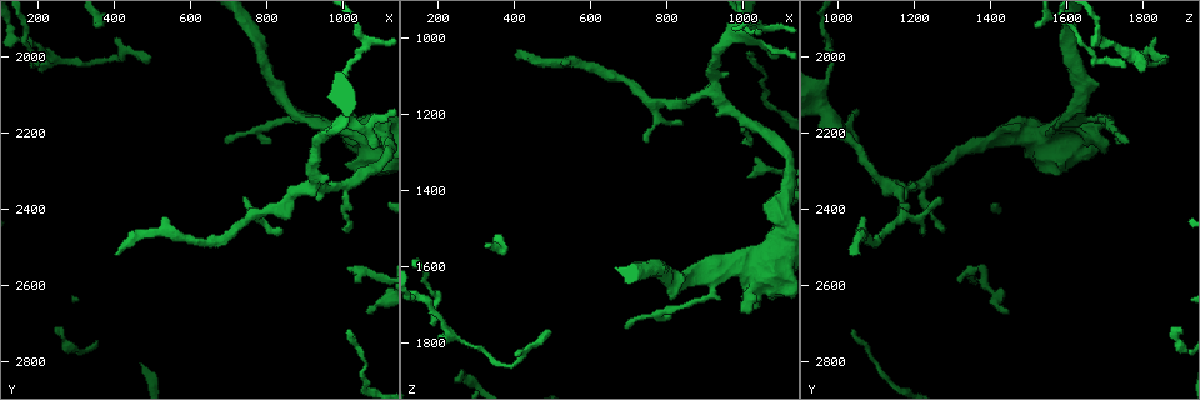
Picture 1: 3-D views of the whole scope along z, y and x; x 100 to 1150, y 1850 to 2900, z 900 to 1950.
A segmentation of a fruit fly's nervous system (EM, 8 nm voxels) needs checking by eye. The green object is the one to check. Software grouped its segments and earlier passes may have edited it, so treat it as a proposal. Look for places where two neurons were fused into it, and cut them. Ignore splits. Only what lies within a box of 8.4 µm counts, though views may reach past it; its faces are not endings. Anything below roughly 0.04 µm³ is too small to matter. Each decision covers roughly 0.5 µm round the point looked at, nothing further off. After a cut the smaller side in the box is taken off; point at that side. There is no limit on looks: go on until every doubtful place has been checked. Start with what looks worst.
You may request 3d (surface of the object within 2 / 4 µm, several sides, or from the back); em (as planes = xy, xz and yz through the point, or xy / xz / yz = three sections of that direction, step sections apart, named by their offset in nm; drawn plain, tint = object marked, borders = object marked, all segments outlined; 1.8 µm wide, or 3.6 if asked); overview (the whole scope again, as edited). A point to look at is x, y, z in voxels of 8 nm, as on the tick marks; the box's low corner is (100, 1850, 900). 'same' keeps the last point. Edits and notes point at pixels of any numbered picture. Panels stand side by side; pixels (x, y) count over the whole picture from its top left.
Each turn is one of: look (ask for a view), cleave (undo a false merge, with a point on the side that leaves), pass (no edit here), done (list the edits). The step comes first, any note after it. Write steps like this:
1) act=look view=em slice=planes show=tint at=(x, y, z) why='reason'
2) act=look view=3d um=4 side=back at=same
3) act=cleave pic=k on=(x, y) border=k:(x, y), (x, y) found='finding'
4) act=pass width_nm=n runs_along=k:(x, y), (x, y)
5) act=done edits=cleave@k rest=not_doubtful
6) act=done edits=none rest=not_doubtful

act=look view=em slice=yz step=16 show=tint at=(945, 2195, 1565) why='sudden change in width'

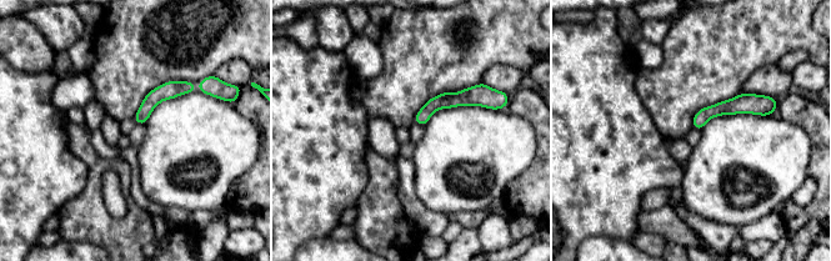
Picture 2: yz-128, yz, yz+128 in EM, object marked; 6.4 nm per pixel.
act=pass width_nm=70 runs_along=2:(760, 110), (721, 108), (695, 124) found='one neuron here'

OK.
act=look view=em um=3.6 slice=planes show=plain at=(1025, 2205, 1670) why='calibre changes'

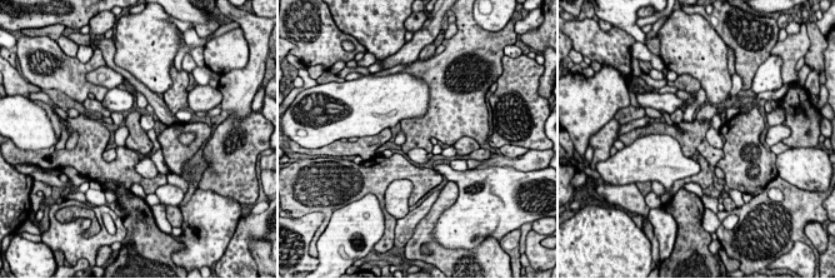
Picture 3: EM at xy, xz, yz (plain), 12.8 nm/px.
act=look view=em um=3.6 slice=planes show=tint at=same why='where the object lies'

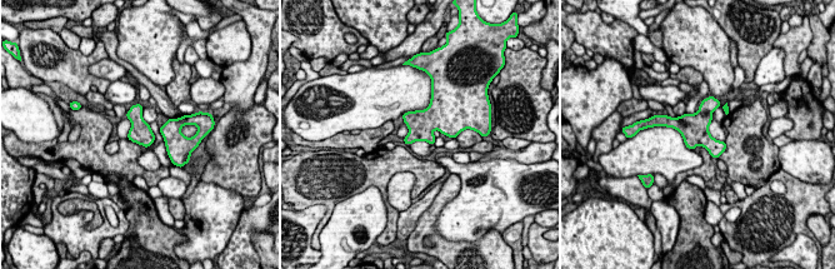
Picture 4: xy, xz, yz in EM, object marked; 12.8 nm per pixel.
act=pass found='all the same neuron'

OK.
act=look view=em slice=xy step=8 show=tint at=(1040, 2015, 985) why='thin neck'

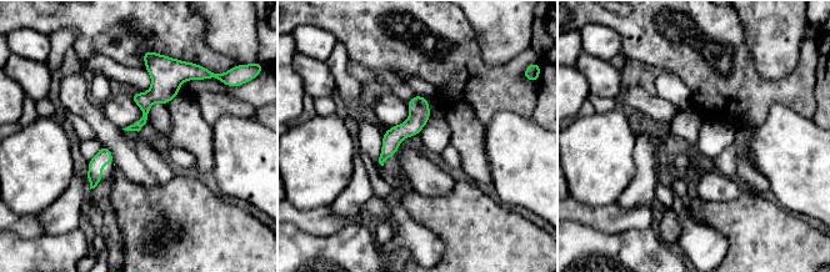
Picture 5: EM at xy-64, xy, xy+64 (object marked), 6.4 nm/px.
act=look view=em slice=planes show=tint at=same

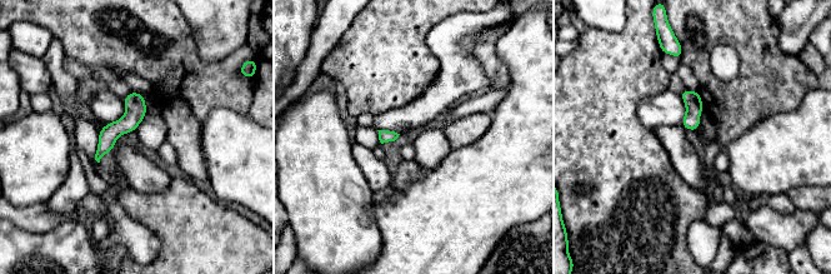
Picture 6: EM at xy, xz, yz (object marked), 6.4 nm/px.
act=pass width_nm=70 runs_along=6:(138, 96), (135, 111), (99, 154) found='all the same neuron'

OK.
act=done edits=none rest=not_doubtful

